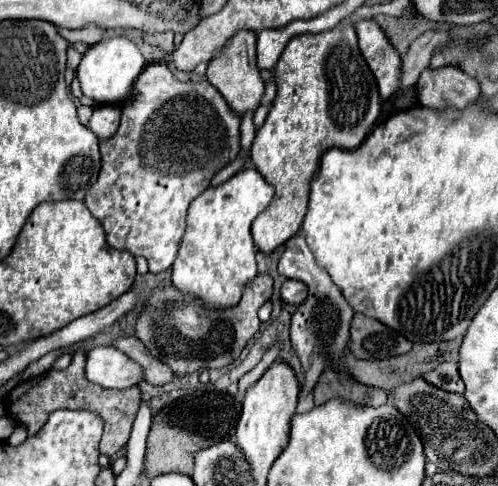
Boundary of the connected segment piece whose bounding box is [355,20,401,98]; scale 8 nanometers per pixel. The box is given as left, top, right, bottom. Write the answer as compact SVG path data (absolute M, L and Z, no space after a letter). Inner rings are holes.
M359 20L355 30L359 36L361 54L377 78L381 98L389 98L399 90L401 56L375 20Z

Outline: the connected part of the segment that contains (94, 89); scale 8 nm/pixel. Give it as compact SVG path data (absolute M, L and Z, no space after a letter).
M113 36L87 48L87 52L81 56L77 78L83 94L91 96L97 104L123 104L131 96L133 84L137 76L143 72L143 68L145 58L139 52L139 48L125 36Z

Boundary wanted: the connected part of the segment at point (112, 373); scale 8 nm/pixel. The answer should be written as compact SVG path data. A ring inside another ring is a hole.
M97 346L87 352L87 380L103 388L131 388L143 380L141 366L113 346Z

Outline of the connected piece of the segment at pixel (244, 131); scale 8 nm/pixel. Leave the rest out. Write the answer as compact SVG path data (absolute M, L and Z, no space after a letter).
M245 112L241 122L241 150L249 152L251 142L255 138L255 126L253 126L253 112Z

